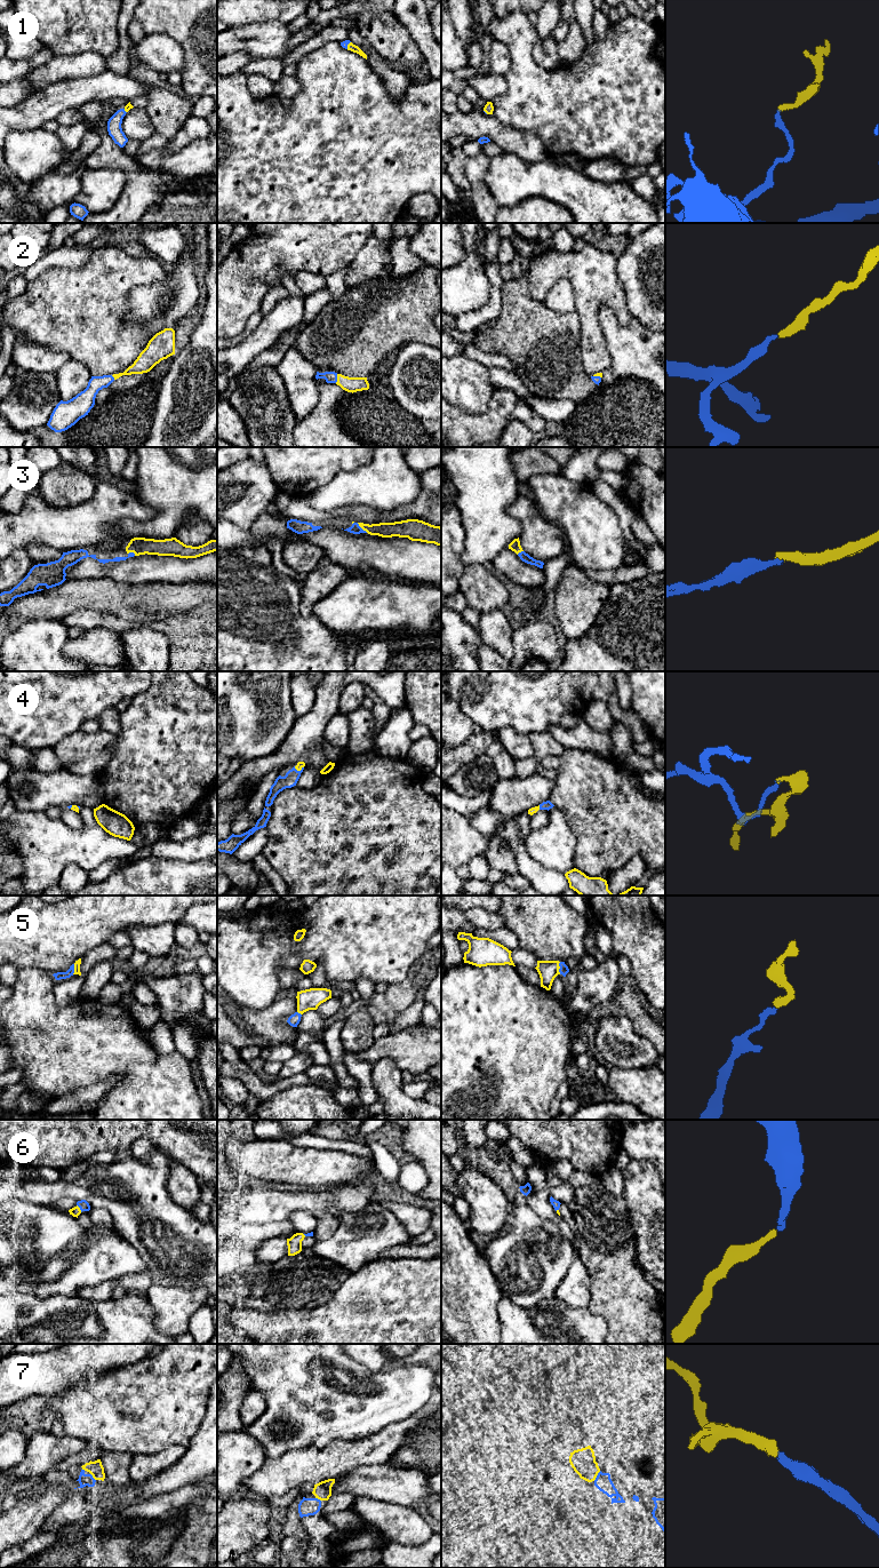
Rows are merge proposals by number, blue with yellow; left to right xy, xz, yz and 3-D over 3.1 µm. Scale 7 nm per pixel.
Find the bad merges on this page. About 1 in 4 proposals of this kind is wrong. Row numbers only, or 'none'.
none

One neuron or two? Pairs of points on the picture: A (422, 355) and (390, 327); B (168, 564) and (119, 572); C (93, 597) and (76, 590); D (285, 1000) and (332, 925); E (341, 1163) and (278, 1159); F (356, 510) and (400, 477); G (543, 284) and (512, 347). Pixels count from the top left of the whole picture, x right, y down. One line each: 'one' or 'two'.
A: two
B: one
C: one
D: two
E: one
F: two
G: two

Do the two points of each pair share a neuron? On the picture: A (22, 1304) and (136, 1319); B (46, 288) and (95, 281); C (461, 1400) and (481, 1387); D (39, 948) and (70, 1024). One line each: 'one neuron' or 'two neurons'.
A: one neuron
B: one neuron
C: two neurons
D: two neurons

